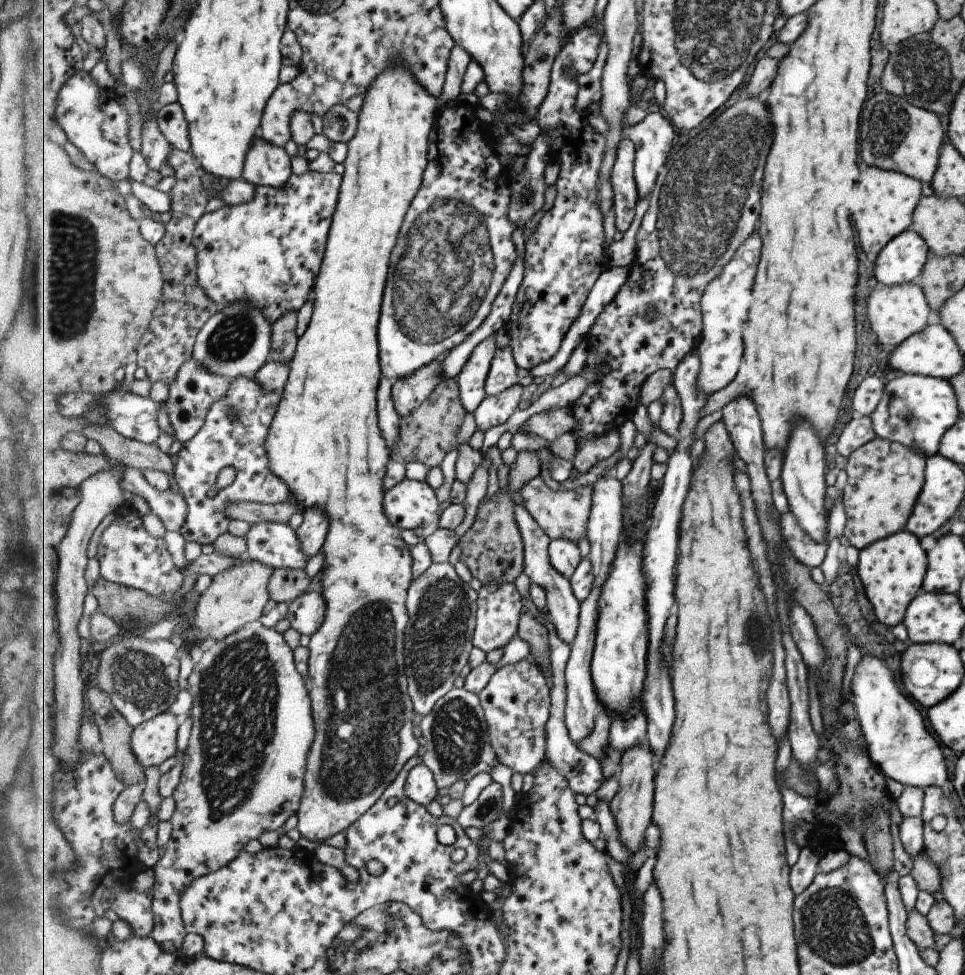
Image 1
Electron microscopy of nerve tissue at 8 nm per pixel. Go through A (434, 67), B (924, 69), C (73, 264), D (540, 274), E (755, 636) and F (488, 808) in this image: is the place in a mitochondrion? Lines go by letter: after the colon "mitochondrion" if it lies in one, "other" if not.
A: other
B: mitochondrion
C: mitochondrion
D: other
E: mitochondrion
F: mitochondrion

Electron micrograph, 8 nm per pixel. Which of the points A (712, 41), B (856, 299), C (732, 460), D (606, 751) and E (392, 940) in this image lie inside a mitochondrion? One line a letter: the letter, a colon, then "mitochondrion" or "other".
A: mitochondrion
B: other
C: other
D: other
E: mitochondrion

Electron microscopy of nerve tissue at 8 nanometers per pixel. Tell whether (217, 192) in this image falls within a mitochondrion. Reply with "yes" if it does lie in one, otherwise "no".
no

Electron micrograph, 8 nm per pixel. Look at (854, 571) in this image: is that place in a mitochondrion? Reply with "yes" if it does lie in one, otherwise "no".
no

